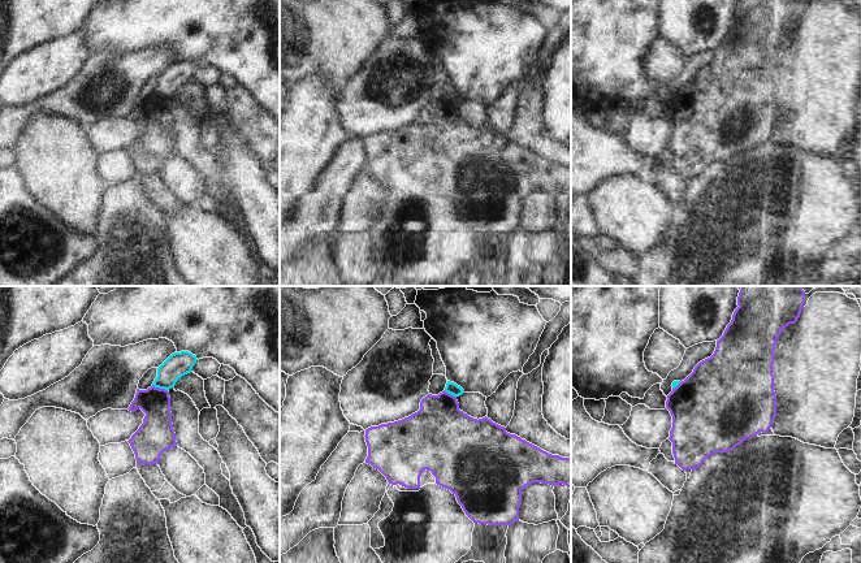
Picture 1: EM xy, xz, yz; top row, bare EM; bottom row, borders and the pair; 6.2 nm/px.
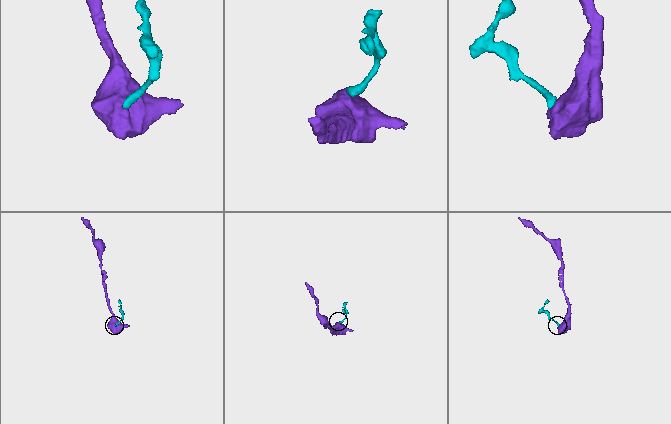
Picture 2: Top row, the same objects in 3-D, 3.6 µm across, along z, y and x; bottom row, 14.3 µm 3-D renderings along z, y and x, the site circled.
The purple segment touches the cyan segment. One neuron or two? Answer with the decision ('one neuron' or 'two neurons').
two neurons

